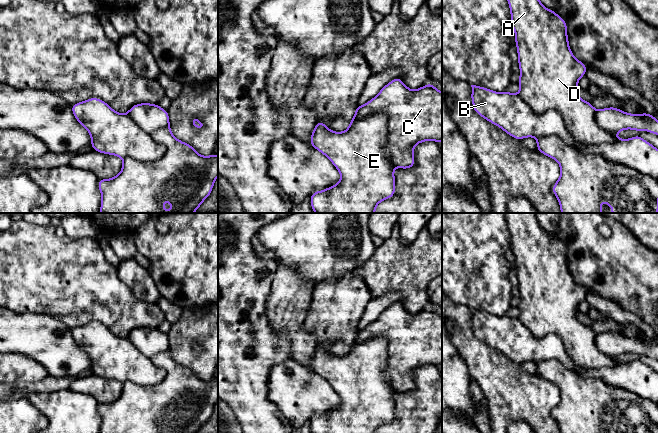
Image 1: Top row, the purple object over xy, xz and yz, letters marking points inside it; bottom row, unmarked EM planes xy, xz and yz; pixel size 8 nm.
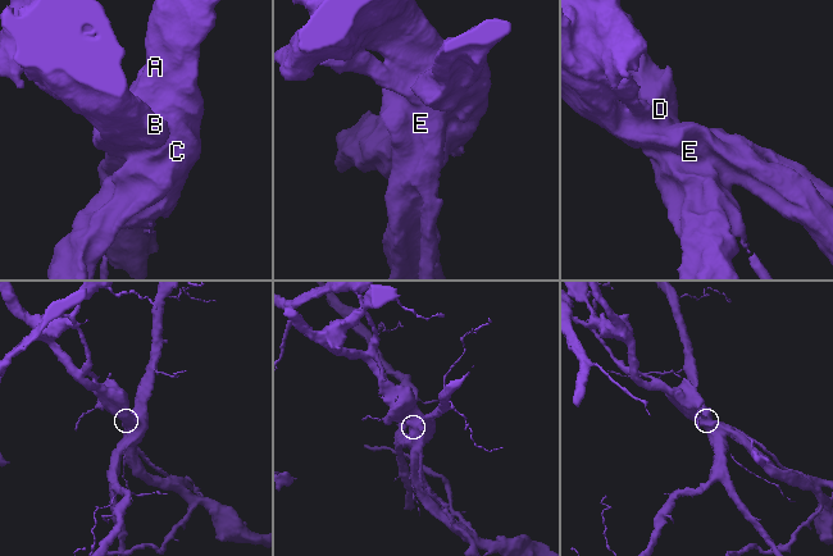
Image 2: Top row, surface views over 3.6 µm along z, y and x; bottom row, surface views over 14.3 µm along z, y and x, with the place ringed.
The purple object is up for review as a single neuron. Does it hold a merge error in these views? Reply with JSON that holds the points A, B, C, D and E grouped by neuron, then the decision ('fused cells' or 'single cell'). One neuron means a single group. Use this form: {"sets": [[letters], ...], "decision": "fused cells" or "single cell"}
{"sets": [["A", "C", "D"], ["B", "E"]], "decision": "fused cells"}

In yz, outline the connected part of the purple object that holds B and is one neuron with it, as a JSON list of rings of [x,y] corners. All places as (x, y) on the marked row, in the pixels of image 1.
[[[476,85],[471,87],[474,111],[511,137],[522,140],[526,137],[537,139],[556,135],[570,146],[577,145],[584,154],[601,155],[608,161],[629,166],[658,181],[658,149],[639,136],[629,139],[616,137],[618,132],[626,129],[644,130],[658,135],[658,120],[651,114],[631,114],[616,107],[596,110],[597,124],[616,140],[600,145],[578,144],[566,129],[562,116],[557,111],[548,110],[542,114],[535,114],[519,94],[495,92]]]

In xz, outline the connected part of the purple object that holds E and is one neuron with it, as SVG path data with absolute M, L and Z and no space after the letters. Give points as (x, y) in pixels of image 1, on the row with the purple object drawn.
M357 104L357 105L356 105L356 112L355 112L355 114L354 114L354 116L353 116L353 118L352 118L352 120L351 120L351 122L350 122L350 124L349 124L349 127L348 127L348 128L347 128L347 129L346 129L346 130L345 130L345 131L344 131L344 132L335 132L335 131L332 131L332 130L330 130L330 129L329 129L329 128L328 128L328 127L327 127L327 126L326 126L326 125L325 125L325 124L324 124L324 123L323 123L323 122L321 122L321 121L317 121L317 123L316 123L316 126L315 126L315 128L314 128L314 130L313 130L313 132L312 132L312 134L311 134L311 137L310 137L310 143L311 143L311 146L312 146L312 147L313 147L313 148L315 148L315 149L317 149L317 150L318 150L318 151L319 151L319 152L321 152L321 153L322 153L322 154L323 154L323 155L325 155L325 156L326 156L326 157L327 157L327 158L328 158L328 159L329 159L329 160L330 160L330 161L331 161L331 162L332 162L332 164L333 164L333 165L334 165L334 166L335 166L335 167L336 167L336 169L337 169L337 170L338 170L338 171L339 171L339 173L340 173L340 175L341 175L341 179L340 179L340 181L339 181L339 182L338 182L338 183L337 183L337 184L335 184L335 185L333 185L333 186L331 186L331 187L328 187L328 188L326 188L326 189L324 189L324 190L321 190L321 191L316 191L316 192L313 192L313 193L312 193L312 195L311 195L311 196L310 196L310 197L309 197L309 198L310 198L310 201L311 201L311 208L312 208L312 210L313 210L313 211L314 211L314 212L315 212L315 213L375 213L375 210L376 210L376 206L377 206L377 205L378 205L378 204L379 204L379 203L380 203L380 202L381 202L381 201L384 201L384 200L386 200L386 199L389 199L389 198L392 198L392 197L393 197L393 196L394 196L394 195L395 195L395 182L396 182L396 179L395 179L395 177L394 177L394 168L395 168L395 166L394 166L394 165L393 165L393 164L392 164L392 163L391 163L391 154L390 154L390 151L389 151L389 149L388 149L388 147L387 147L387 143L388 143L388 142L389 142L389 140L388 140L388 138L387 138L387 135L388 135L388 115L387 115L387 114L385 114L385 113L380 113L380 112L376 112L376 113L372 113L372 114L370 114L370 115L368 115L368 116L366 116L366 117L363 117L363 118L362 118L362 117L357 117L357 116L356 116L356 113L357 113L357 111L358 111L358 109L359 109L359 108L360 108L360 107L361 107L361 106L359 106L359 105L358 105L358 104Z

